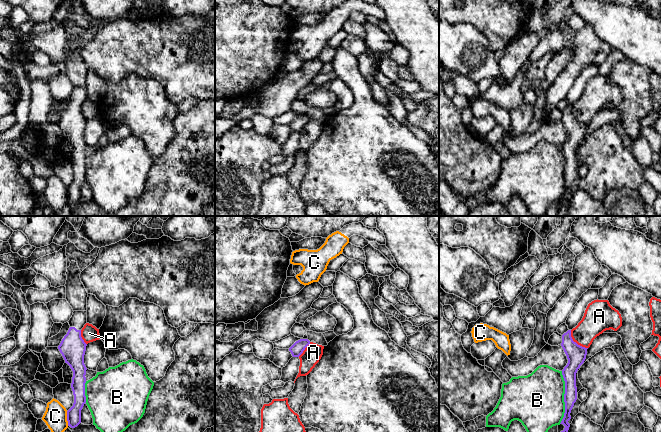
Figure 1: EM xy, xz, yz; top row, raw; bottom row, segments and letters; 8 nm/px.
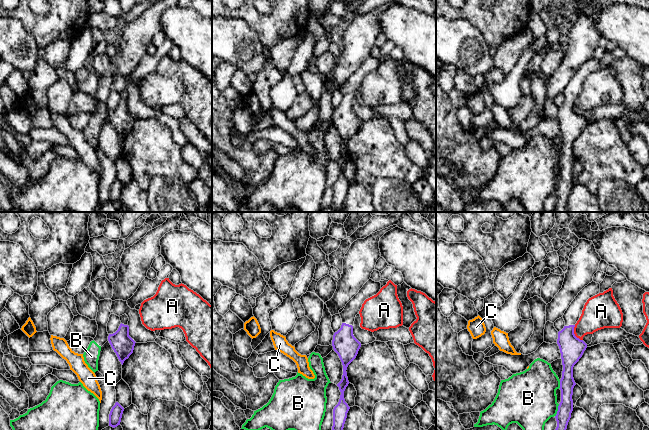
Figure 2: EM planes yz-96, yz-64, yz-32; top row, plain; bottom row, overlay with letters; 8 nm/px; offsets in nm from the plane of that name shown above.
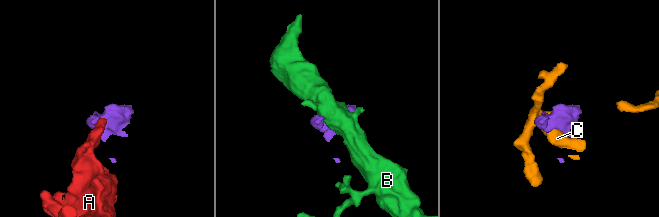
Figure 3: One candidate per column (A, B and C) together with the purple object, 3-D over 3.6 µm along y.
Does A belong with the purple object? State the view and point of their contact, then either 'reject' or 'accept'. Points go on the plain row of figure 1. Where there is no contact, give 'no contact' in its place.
yz (575, 118) | reject

